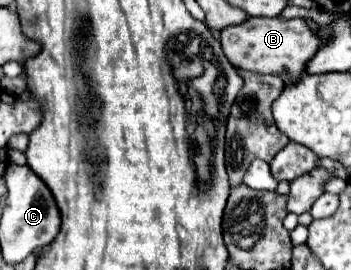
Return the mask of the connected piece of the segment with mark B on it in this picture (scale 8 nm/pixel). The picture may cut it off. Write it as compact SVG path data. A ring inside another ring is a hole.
M247 18L245 24L229 26L221 30L221 46L225 56L235 68L251 70L259 74L281 74L283 70L293 72L293 80L299 78L305 64L321 48L323 40L305 24L303 18Z

